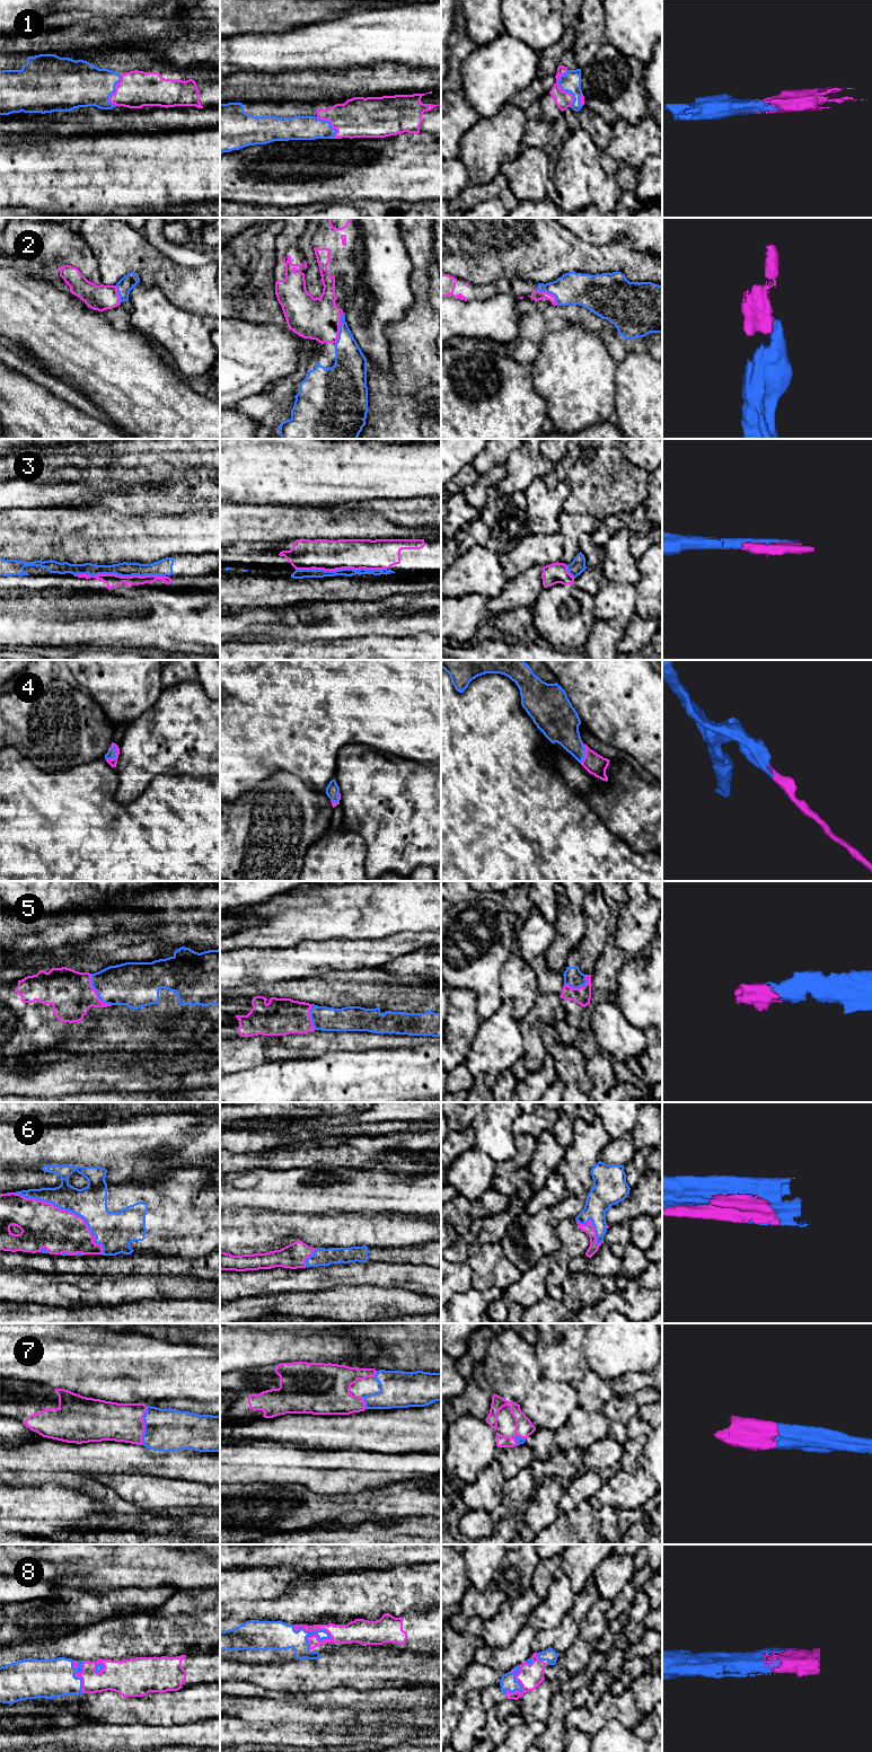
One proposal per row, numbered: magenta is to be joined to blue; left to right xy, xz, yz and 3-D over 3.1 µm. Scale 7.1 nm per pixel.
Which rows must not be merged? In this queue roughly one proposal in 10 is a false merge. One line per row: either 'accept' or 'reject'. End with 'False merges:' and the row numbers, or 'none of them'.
1: accept
2: accept
3: accept
4: accept
5: accept
6: accept
7: accept
8: accept
False merges: none of them

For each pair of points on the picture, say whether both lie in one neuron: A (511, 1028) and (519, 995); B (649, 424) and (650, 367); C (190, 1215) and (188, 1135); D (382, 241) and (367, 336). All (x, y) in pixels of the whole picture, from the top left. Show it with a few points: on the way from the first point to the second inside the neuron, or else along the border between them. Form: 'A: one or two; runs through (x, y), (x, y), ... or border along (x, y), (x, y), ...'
A: two; border along (504, 996), (512, 1004), (512, 1015), (522, 1026)
B: one; runs through (650, 410), (650, 381)
C: two; border along (163, 1164), (167, 1168), (199, 1169)
D: one; runs through (382, 265), (381, 313)

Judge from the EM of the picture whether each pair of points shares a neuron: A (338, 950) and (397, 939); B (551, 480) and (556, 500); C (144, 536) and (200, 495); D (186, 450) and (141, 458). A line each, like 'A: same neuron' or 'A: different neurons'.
A: same neuron
B: different neurons
C: different neurons
D: same neuron

